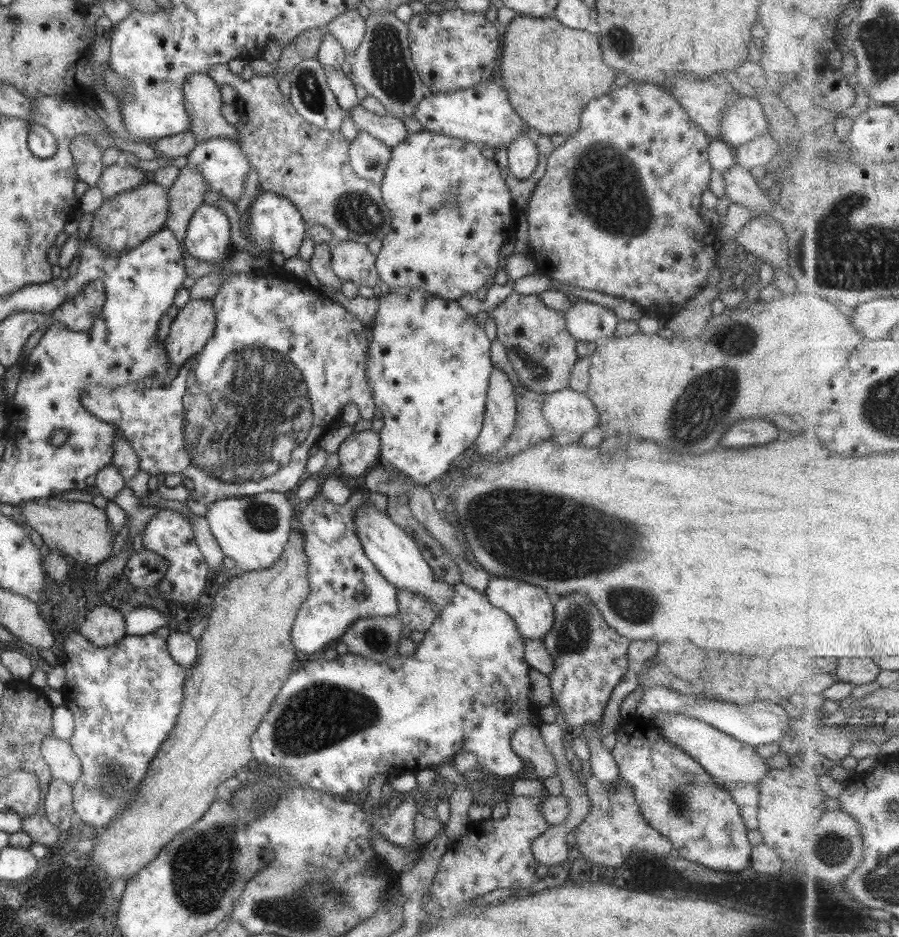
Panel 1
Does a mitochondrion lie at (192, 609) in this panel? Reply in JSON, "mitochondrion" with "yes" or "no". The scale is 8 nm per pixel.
{"mitochondrion":"no"}

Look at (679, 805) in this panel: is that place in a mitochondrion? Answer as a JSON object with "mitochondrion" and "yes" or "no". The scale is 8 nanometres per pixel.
{"mitochondrion":"yes"}

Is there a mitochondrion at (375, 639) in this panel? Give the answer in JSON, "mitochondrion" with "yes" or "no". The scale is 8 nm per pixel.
{"mitochondrion":"yes"}

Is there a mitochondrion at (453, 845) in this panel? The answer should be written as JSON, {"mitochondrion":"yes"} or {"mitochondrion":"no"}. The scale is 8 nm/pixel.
{"mitochondrion":"no"}

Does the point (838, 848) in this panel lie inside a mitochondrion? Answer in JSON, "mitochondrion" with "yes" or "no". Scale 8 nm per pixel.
{"mitochondrion":"yes"}

